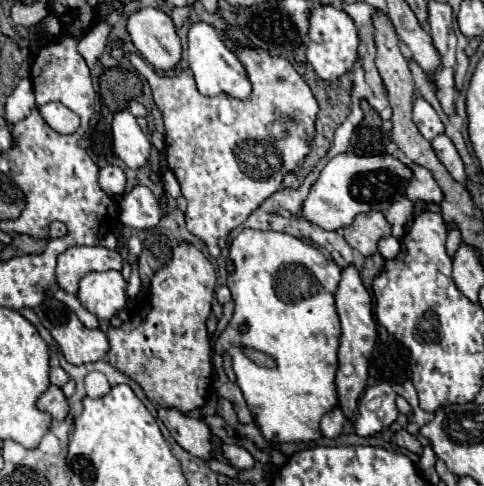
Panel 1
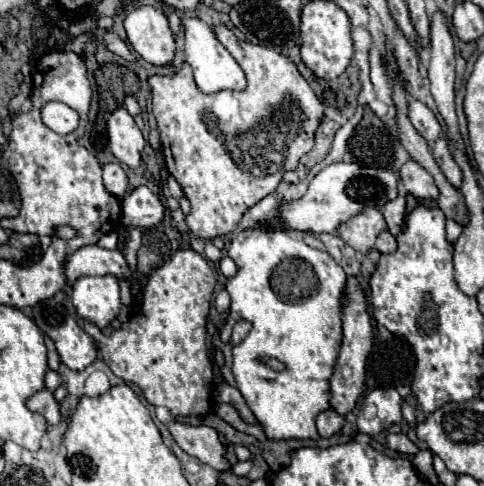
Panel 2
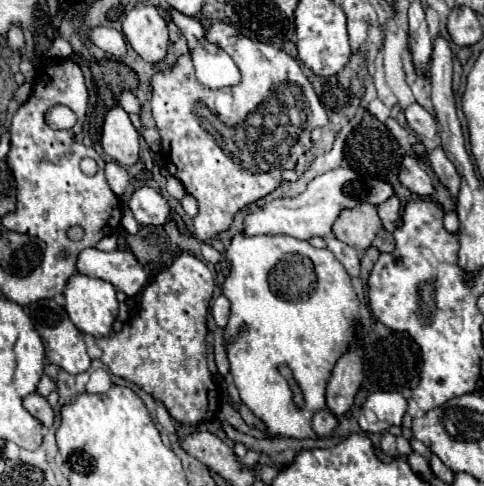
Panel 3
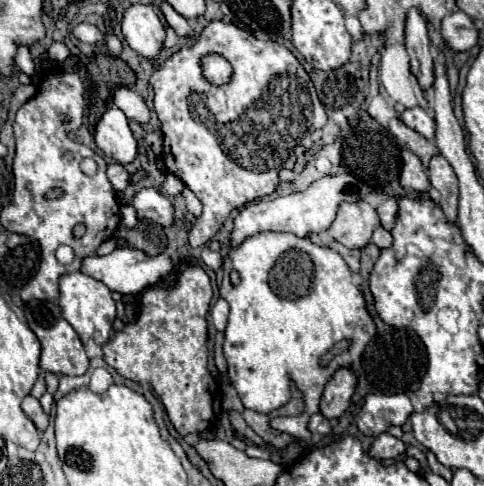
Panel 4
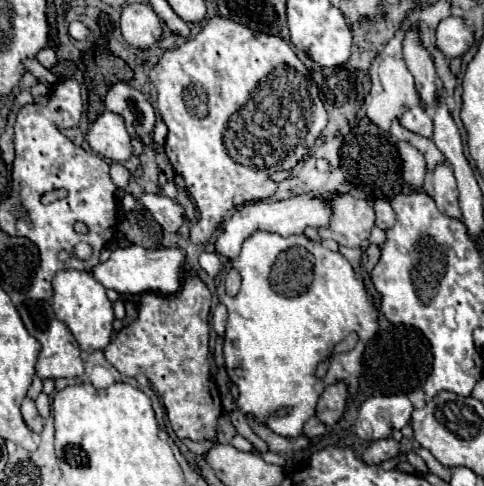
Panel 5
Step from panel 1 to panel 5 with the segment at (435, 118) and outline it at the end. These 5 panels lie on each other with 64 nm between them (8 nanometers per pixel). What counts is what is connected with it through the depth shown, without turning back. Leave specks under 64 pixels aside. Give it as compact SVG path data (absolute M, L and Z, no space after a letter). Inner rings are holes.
M414 106L406 110L400 118L400 124L424 138L432 138L432 118L426 114L422 106Z

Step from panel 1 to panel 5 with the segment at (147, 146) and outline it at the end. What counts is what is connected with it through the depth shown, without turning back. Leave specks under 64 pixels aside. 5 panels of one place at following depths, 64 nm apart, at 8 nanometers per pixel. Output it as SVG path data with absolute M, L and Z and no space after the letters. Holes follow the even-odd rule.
M104 110L86 132L86 140L94 152L112 162L124 164L132 158L132 138L124 128L124 120L114 112Z

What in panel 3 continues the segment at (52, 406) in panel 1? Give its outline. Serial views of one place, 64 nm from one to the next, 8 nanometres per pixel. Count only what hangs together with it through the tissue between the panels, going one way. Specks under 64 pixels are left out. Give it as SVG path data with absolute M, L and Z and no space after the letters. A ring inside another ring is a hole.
M34 392L34 394L30 394L30 396L24 398L24 408L26 408L32 416L36 416L46 428L50 428L50 426L54 424L54 410L52 410L52 406L48 404L48 400L46 400L44 396L40 396L38 392Z

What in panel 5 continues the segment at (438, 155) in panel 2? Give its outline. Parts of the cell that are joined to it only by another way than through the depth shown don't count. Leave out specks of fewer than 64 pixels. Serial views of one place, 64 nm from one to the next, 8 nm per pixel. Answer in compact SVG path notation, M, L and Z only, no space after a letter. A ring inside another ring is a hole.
M436 164L432 170L432 184L434 184L434 202L438 210L450 218L460 218L460 206L458 206L458 188L454 172L448 164Z

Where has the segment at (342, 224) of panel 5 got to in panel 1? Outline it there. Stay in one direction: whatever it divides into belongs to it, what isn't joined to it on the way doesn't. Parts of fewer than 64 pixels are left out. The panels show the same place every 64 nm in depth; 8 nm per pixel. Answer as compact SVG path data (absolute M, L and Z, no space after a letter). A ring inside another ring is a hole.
M366 212L356 216L356 220L342 232L346 242L368 258L378 252L378 240L390 236L392 228L382 212Z

